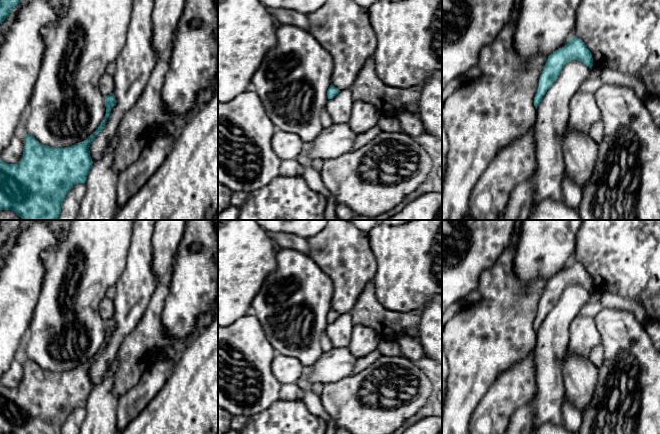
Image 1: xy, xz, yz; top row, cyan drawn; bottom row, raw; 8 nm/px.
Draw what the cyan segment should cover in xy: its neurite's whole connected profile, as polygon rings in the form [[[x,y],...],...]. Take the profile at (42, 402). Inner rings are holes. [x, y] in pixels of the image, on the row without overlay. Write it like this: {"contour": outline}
{"contour": [[[113,317],[105,320],[106,338],[101,348],[86,364],[69,371],[49,371],[34,360],[23,357],[26,369],[21,383],[15,388],[8,388],[0,382],[0,434],[61,434],[68,416],[76,408],[86,406],[93,388],[90,368],[102,355],[115,329]]]}

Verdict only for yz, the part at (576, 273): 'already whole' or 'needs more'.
already whole

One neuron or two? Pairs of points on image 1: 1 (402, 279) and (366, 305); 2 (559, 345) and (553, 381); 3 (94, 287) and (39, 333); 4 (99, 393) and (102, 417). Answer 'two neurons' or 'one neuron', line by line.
1: two neurons
2: one neuron
3: one neuron
4: one neuron

